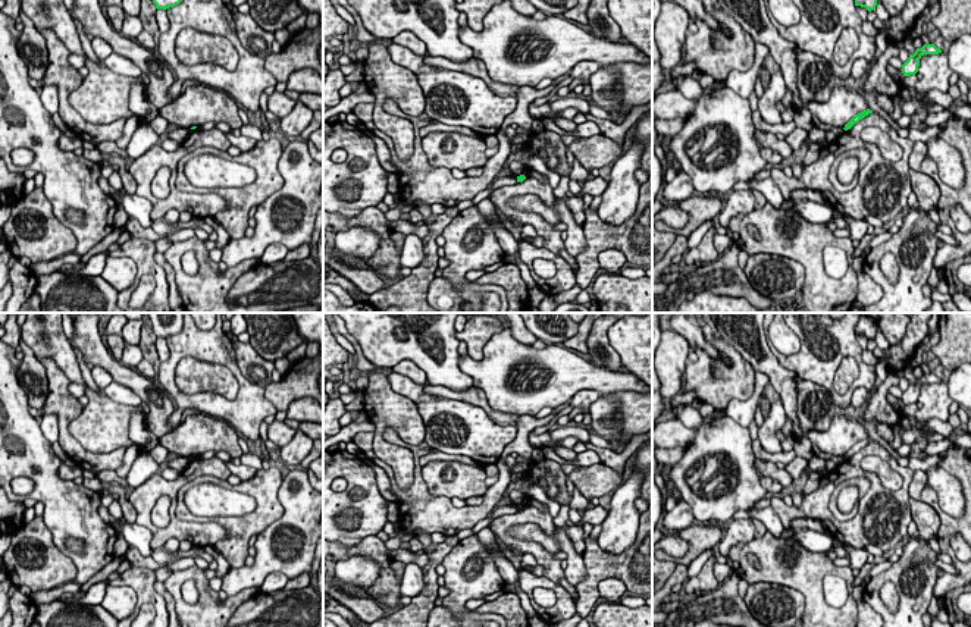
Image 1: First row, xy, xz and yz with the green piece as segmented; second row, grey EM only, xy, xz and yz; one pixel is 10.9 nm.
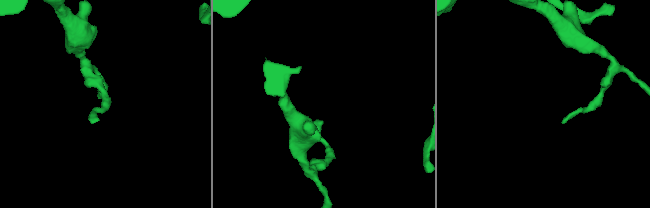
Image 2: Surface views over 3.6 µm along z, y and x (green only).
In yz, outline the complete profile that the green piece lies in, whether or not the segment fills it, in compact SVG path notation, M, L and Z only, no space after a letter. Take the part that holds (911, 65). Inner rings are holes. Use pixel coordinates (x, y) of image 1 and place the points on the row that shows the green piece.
M924 44L921 48L917 48L914 54L909 54L908 60L902 65L903 76L915 75L918 72L920 59L924 54L939 54L942 53L934 44Z

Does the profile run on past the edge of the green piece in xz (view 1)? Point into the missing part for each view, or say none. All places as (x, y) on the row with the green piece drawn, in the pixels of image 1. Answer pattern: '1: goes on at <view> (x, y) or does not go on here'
1: does not go on here

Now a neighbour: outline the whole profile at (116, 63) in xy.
M112 53L103 63L107 69L118 75L138 78L142 73L134 62L118 53Z

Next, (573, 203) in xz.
M582 197L567 198L567 207L570 209L574 222L579 226L583 226L583 223L585 223L583 198Z

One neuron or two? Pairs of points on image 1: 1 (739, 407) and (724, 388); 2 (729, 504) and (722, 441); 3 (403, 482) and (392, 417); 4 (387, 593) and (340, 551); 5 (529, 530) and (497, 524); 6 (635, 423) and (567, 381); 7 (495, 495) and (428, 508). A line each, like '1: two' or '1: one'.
1: two
2: one
3: one
4: one
5: two
6: two
7: one

